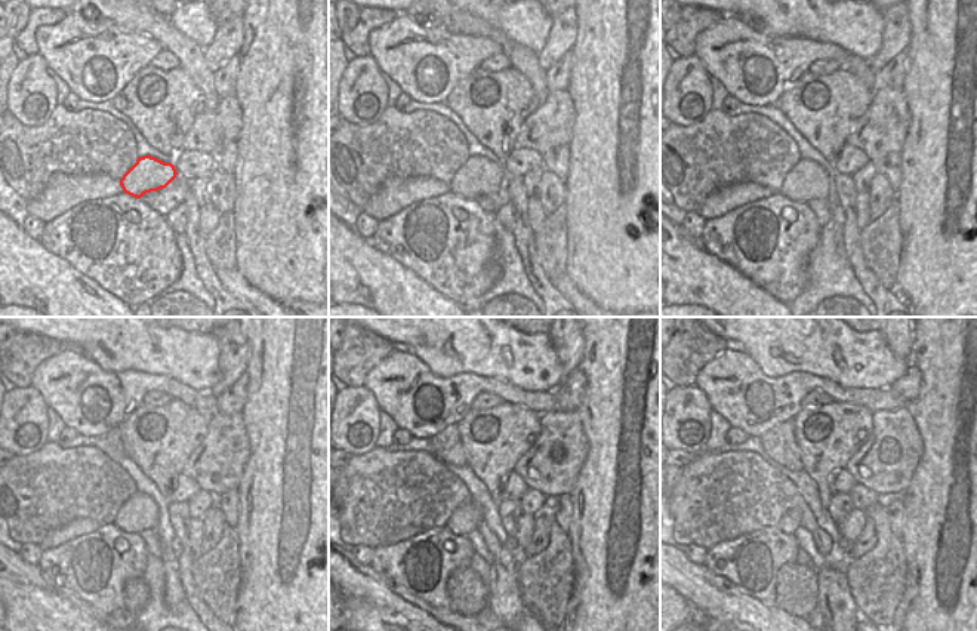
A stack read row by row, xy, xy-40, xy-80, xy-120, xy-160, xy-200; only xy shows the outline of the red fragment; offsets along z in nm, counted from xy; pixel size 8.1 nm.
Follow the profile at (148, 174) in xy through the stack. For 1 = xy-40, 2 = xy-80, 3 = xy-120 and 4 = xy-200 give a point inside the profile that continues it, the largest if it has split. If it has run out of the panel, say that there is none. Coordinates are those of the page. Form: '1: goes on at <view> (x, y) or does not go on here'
1: goes on at xy-40 (478, 177)
2: goes on at xy-80 (807, 179)
3: goes on at xy-120 (139, 513)
4: goes on at xy-200 (791, 522)

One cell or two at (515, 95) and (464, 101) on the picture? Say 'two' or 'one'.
one

